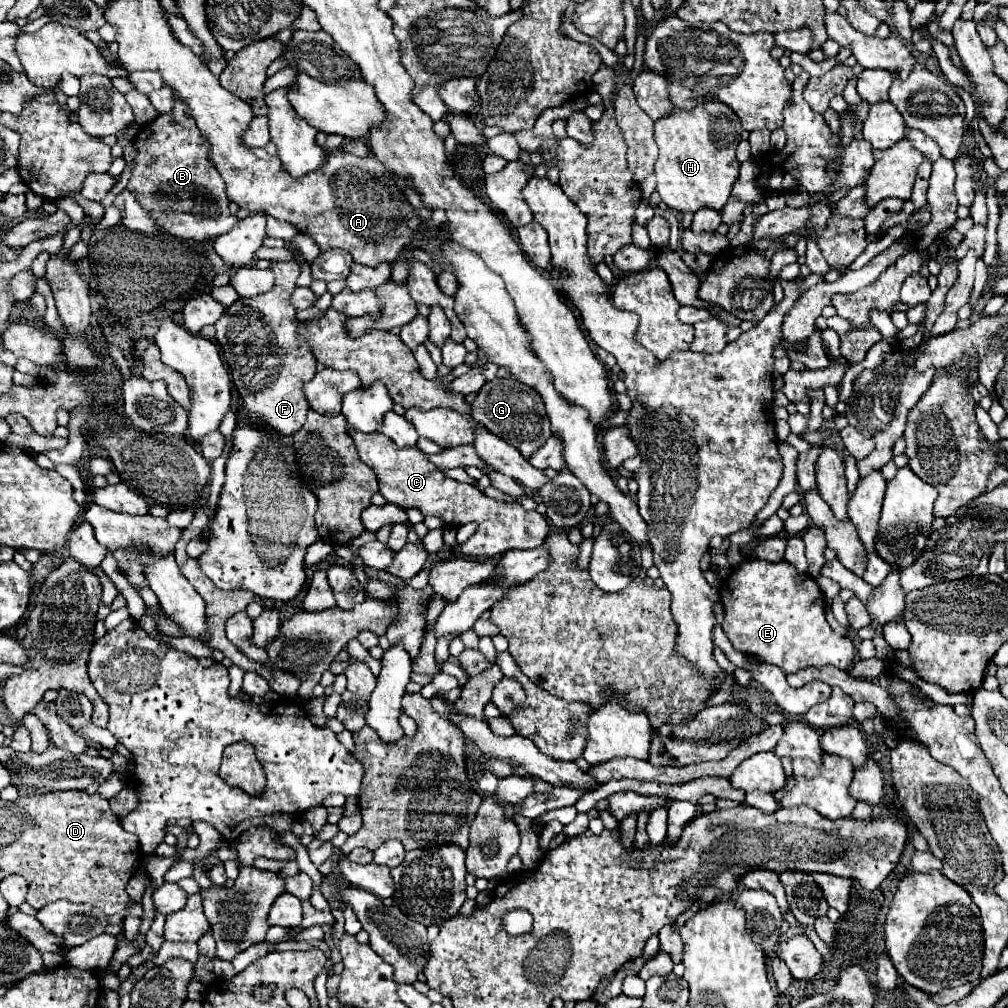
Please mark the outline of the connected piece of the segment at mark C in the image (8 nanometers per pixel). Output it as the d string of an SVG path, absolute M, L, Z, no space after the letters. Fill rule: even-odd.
M349 433L357 445L359 457L367 463L379 479L379 491L387 503L395 503L403 509L417 507L425 517L435 515L449 527L461 527L465 523L477 523L477 531L461 545L461 551L469 559L491 559L497 553L509 549L535 549L541 547L549 523L537 511L527 511L521 503L499 503L483 495L477 487L469 483L459 483L445 477L417 447L397 449L389 437L381 433Z

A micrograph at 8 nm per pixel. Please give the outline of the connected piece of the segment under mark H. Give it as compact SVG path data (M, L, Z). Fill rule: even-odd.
M675 107L673 113L669 113L669 117L661 117L661 121L655 121L653 131L659 149L655 161L655 177L657 177L657 191L663 203L679 211L697 211L701 207L723 209L731 195L731 185L739 177L739 161L735 159L735 149L743 133L739 117L731 115L727 119L719 119L709 115L707 111L685 111Z

